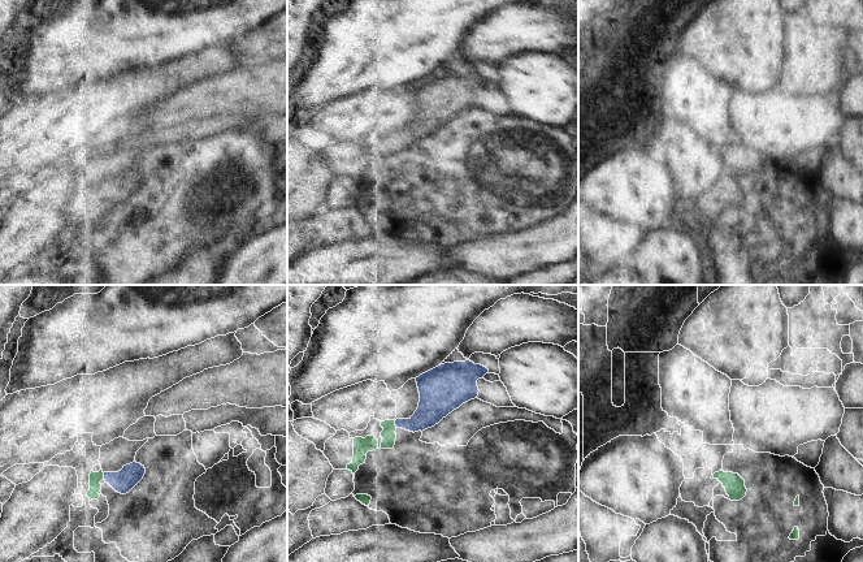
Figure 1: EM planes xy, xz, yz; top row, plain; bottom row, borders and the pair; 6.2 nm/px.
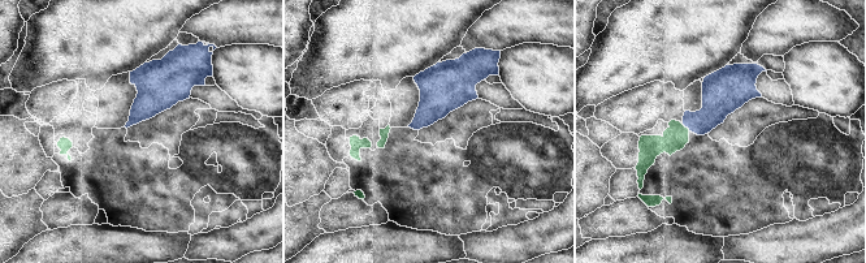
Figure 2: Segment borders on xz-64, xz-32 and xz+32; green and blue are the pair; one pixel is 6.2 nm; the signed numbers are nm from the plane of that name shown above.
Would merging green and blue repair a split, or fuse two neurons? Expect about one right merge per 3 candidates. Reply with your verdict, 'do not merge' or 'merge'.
merge

